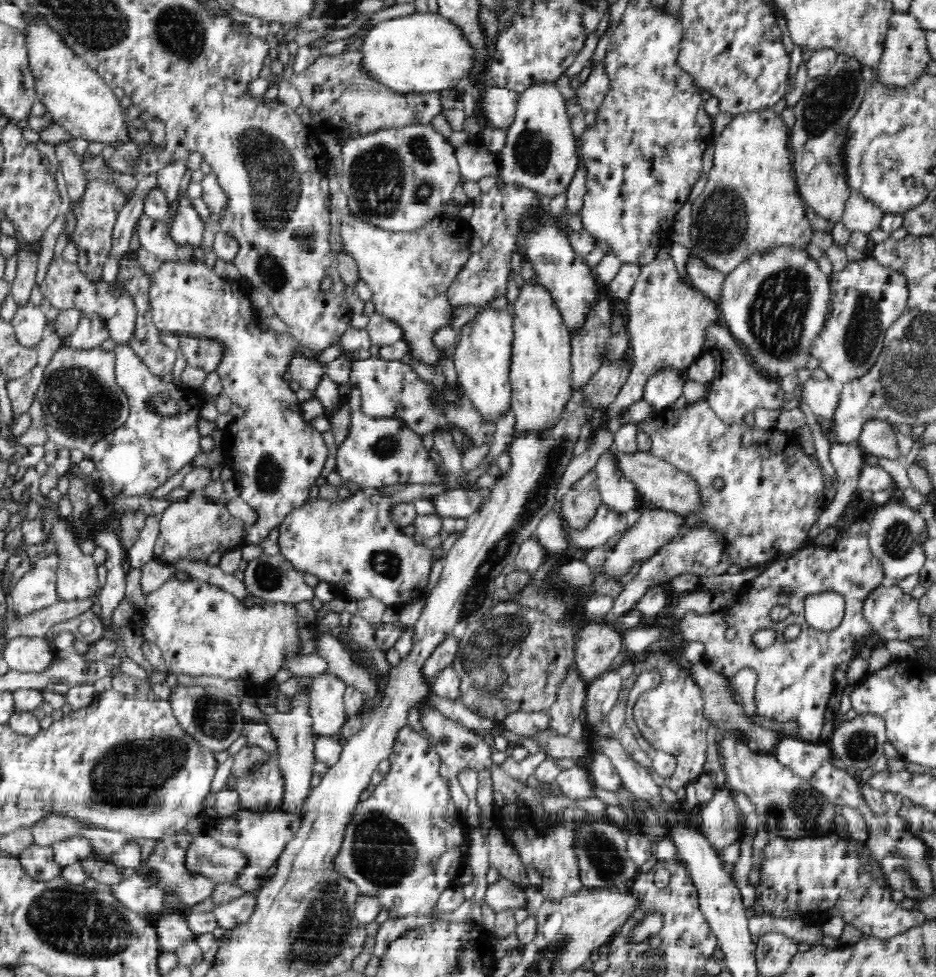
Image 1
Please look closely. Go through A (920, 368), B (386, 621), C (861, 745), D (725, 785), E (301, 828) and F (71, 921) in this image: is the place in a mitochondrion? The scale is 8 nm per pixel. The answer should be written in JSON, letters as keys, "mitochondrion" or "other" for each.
{"A":"mitochondrion","B":"other","C":"mitochondrion","D":"other","E":"other","F":"mitochondrion"}

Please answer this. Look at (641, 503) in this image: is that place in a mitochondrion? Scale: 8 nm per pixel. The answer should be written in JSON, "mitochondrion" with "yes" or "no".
{"mitochondrion":"no"}

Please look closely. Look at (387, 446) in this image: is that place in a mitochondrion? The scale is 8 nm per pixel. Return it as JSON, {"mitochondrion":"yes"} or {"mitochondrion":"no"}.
{"mitochondrion":"yes"}

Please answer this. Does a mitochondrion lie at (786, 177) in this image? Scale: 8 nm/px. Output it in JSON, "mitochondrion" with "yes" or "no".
{"mitochondrion":"no"}

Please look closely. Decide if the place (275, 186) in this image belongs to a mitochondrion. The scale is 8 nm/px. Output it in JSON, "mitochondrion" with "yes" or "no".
{"mitochondrion":"yes"}

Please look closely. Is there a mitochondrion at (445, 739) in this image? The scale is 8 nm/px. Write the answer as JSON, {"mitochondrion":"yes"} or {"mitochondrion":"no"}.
{"mitochondrion":"yes"}

